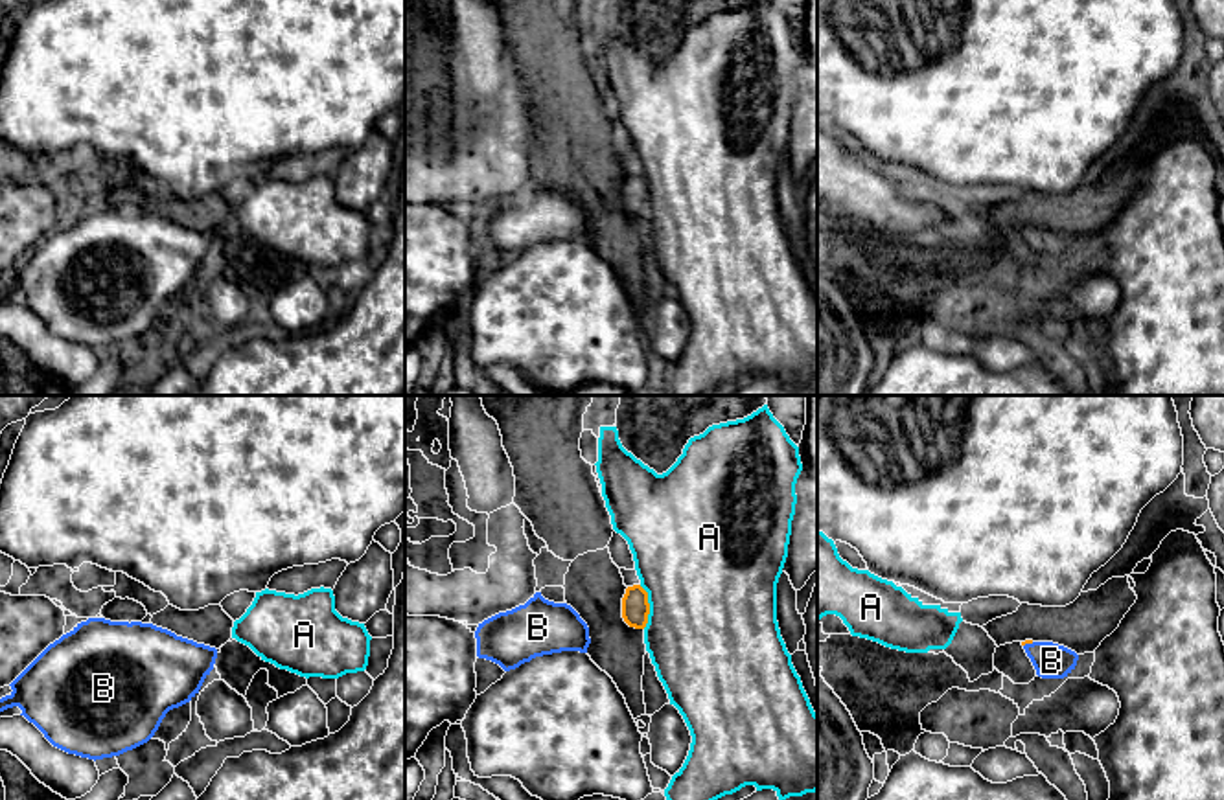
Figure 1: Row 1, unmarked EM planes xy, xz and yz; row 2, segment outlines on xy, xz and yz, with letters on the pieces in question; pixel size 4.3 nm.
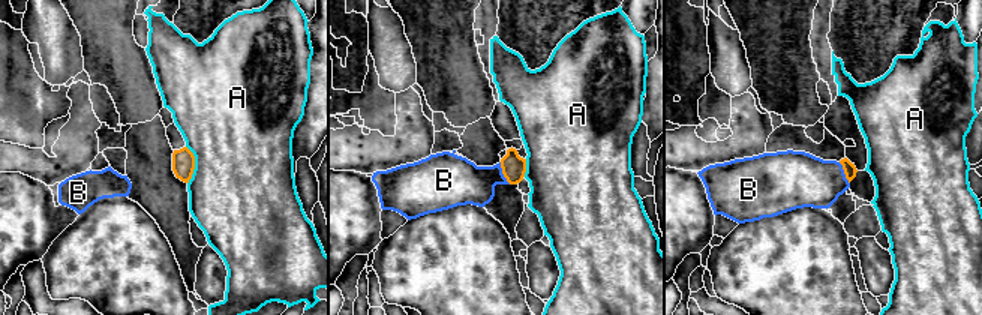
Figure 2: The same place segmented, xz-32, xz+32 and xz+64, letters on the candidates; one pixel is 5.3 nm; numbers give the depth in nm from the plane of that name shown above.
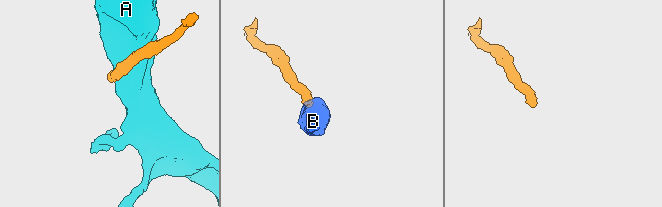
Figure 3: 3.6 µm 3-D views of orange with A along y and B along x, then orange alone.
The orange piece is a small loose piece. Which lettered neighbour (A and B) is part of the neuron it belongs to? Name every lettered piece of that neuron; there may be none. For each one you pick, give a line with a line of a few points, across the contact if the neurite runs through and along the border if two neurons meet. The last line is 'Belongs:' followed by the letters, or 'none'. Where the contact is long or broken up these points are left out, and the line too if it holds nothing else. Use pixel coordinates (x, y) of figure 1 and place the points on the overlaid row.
B: yz (1026, 640), (1027, 642), (1051, 661)
Belongs: B

